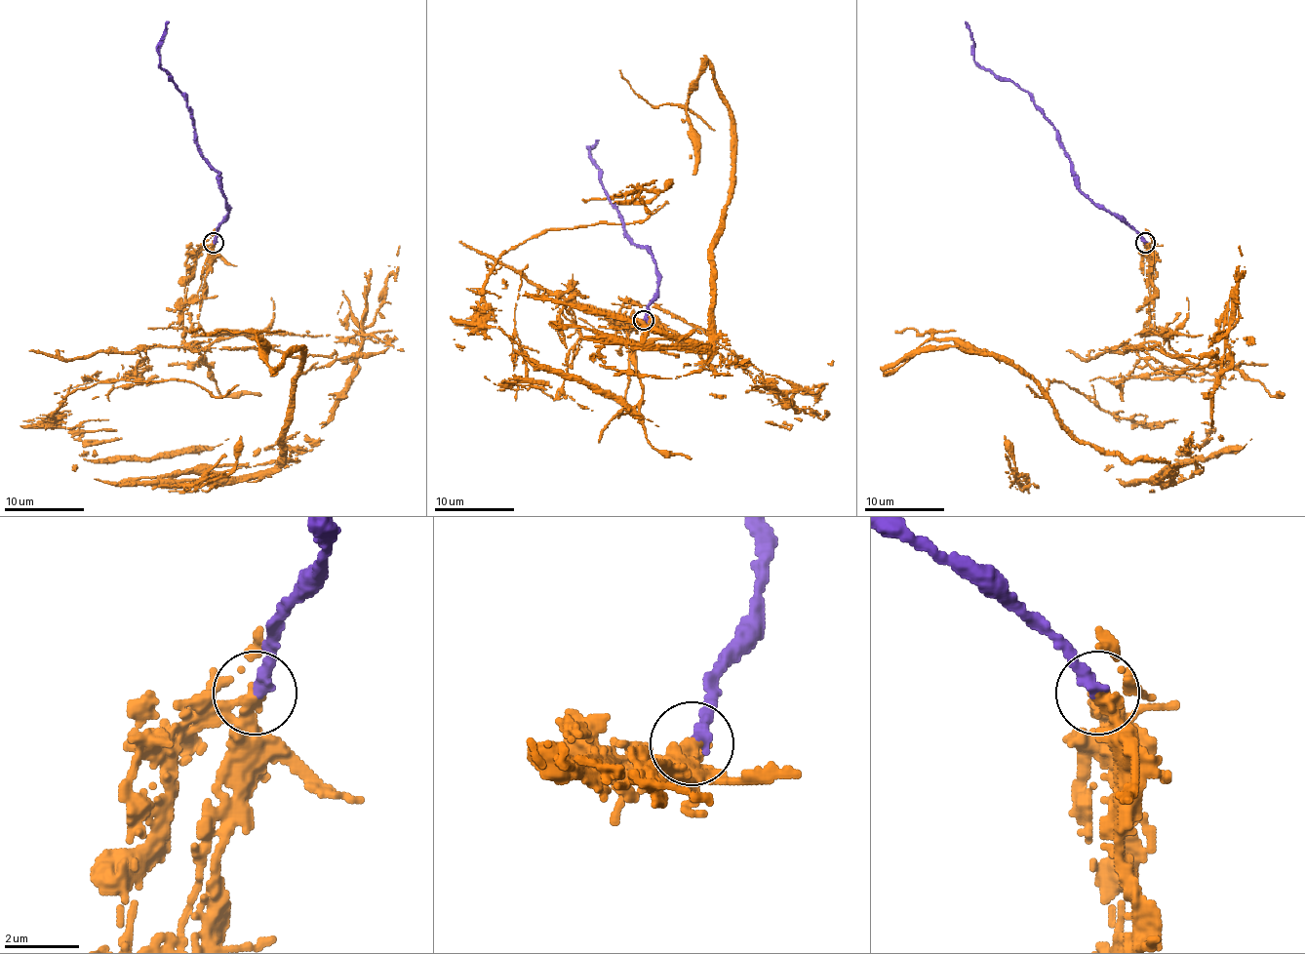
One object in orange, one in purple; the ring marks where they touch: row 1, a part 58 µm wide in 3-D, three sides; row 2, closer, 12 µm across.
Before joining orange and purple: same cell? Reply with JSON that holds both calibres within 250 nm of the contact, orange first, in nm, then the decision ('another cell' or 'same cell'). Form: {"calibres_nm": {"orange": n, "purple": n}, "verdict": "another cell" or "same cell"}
{"calibres_nm": {"orange": 460, "purple": 360}, "verdict": "another cell"}

